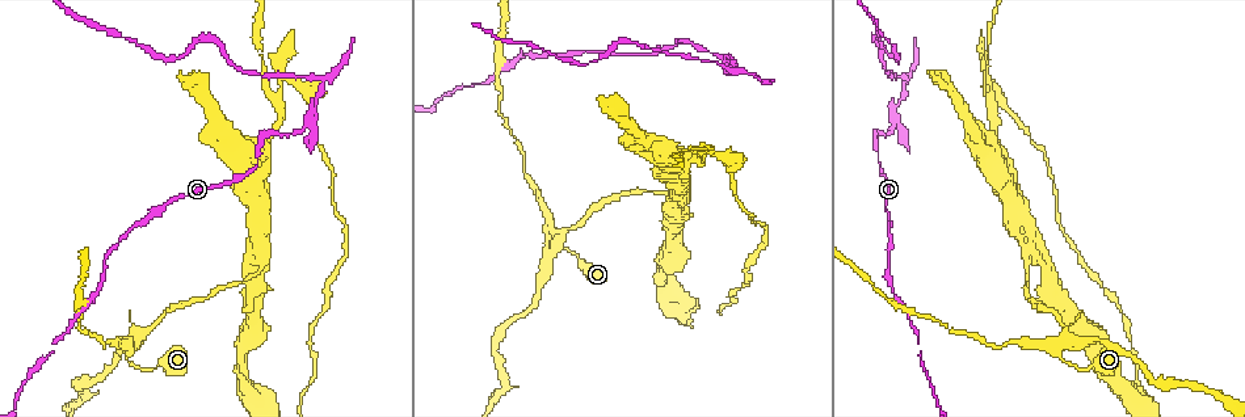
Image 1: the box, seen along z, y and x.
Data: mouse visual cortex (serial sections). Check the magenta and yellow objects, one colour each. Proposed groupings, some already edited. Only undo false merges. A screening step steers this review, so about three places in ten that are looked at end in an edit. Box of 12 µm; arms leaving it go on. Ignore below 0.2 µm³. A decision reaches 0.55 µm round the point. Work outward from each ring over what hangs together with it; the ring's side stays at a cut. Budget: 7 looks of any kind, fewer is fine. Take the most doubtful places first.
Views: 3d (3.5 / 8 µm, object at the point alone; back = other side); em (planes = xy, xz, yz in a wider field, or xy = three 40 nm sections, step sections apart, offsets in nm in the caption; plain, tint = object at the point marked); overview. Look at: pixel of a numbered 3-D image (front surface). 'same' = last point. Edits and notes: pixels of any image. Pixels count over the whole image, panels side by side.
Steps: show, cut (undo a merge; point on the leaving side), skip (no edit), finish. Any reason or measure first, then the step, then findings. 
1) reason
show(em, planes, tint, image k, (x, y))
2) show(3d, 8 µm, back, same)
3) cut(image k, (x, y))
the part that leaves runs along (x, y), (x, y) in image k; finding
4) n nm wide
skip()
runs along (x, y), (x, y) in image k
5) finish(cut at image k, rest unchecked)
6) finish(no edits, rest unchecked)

calibre changes
show(3d, 3.5 µm, image 1, (1065, 339))

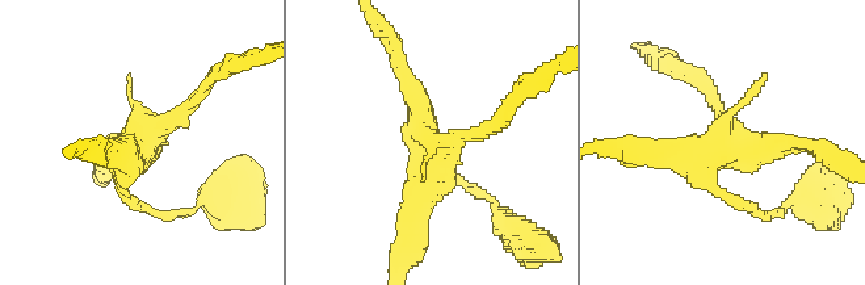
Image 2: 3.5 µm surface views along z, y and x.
skip()
all the same cell

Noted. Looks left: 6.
sharp bend
show(3d, 3.5 µm, image 1, (1024, 263))

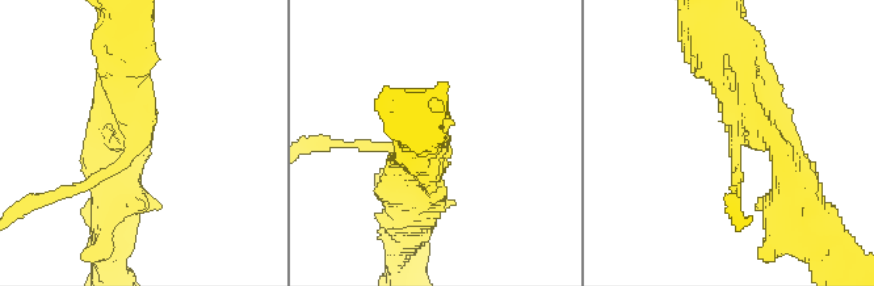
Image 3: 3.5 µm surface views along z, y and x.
need the tissue
show(em, xy, step 2, tint, image 3, (132, 143))

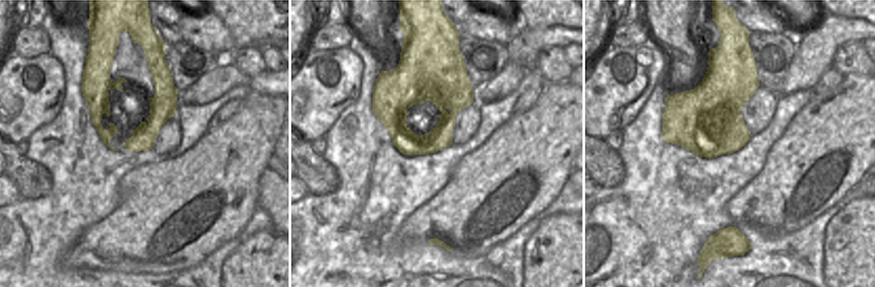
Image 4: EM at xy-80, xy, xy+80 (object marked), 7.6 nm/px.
cut it another way
show(em, xy, step 1, tint, same)

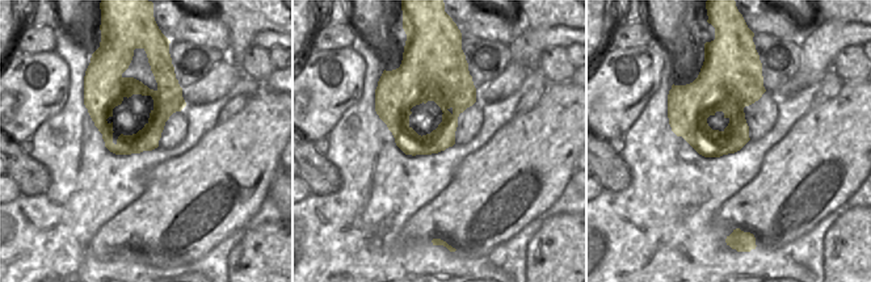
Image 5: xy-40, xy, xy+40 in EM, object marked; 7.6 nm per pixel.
cut(image 3, (125, 175))
the part that leaves runs along (129, 148), (146, 123), (134, 36) in image 3; two cells meet here

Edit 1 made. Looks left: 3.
show(overview)

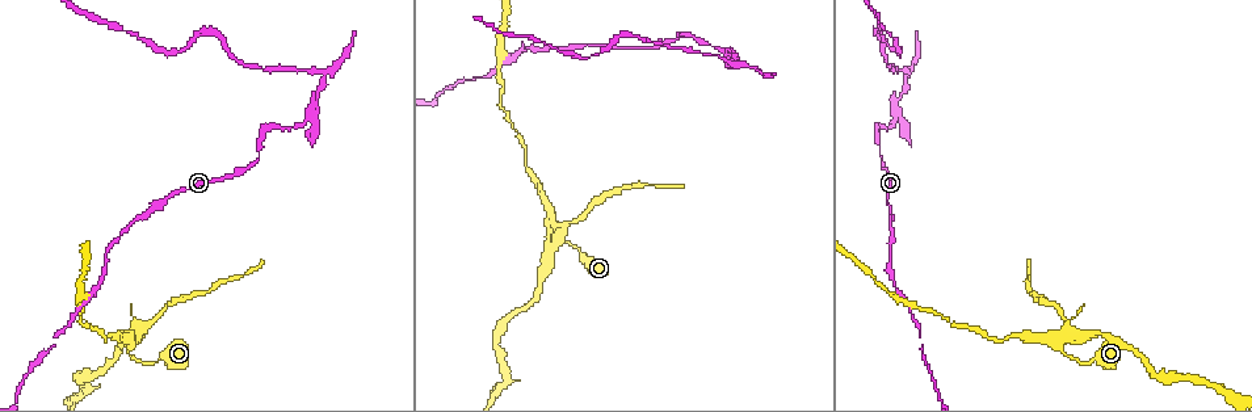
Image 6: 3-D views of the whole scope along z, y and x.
narrows sharply
show(3d, 3.5 µm, image 6, (879, 151))

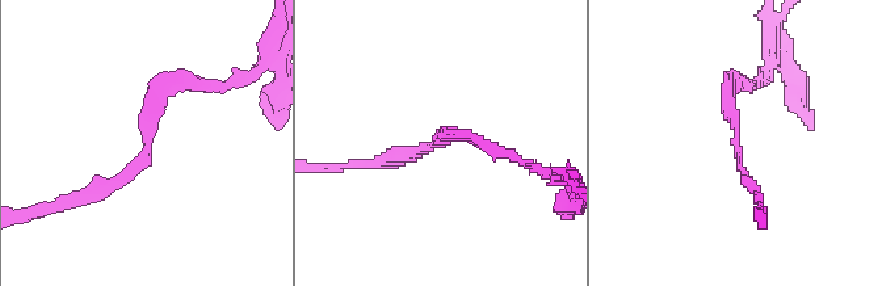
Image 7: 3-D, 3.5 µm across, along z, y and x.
now the EM
show(em, xy, step 5, tint, image 7, (150, 135))

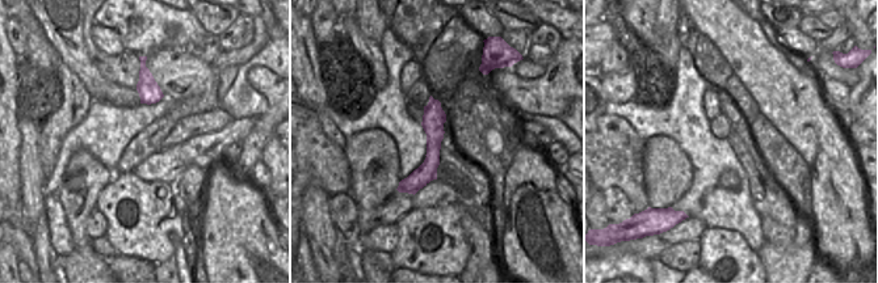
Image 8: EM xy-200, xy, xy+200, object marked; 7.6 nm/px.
arms of 150, 150 nm
skip()
runs along (435, 102), (432, 161), (402, 189) in image 8; one cell here

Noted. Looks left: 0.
finish(cut at image 3, rest unchecked)

